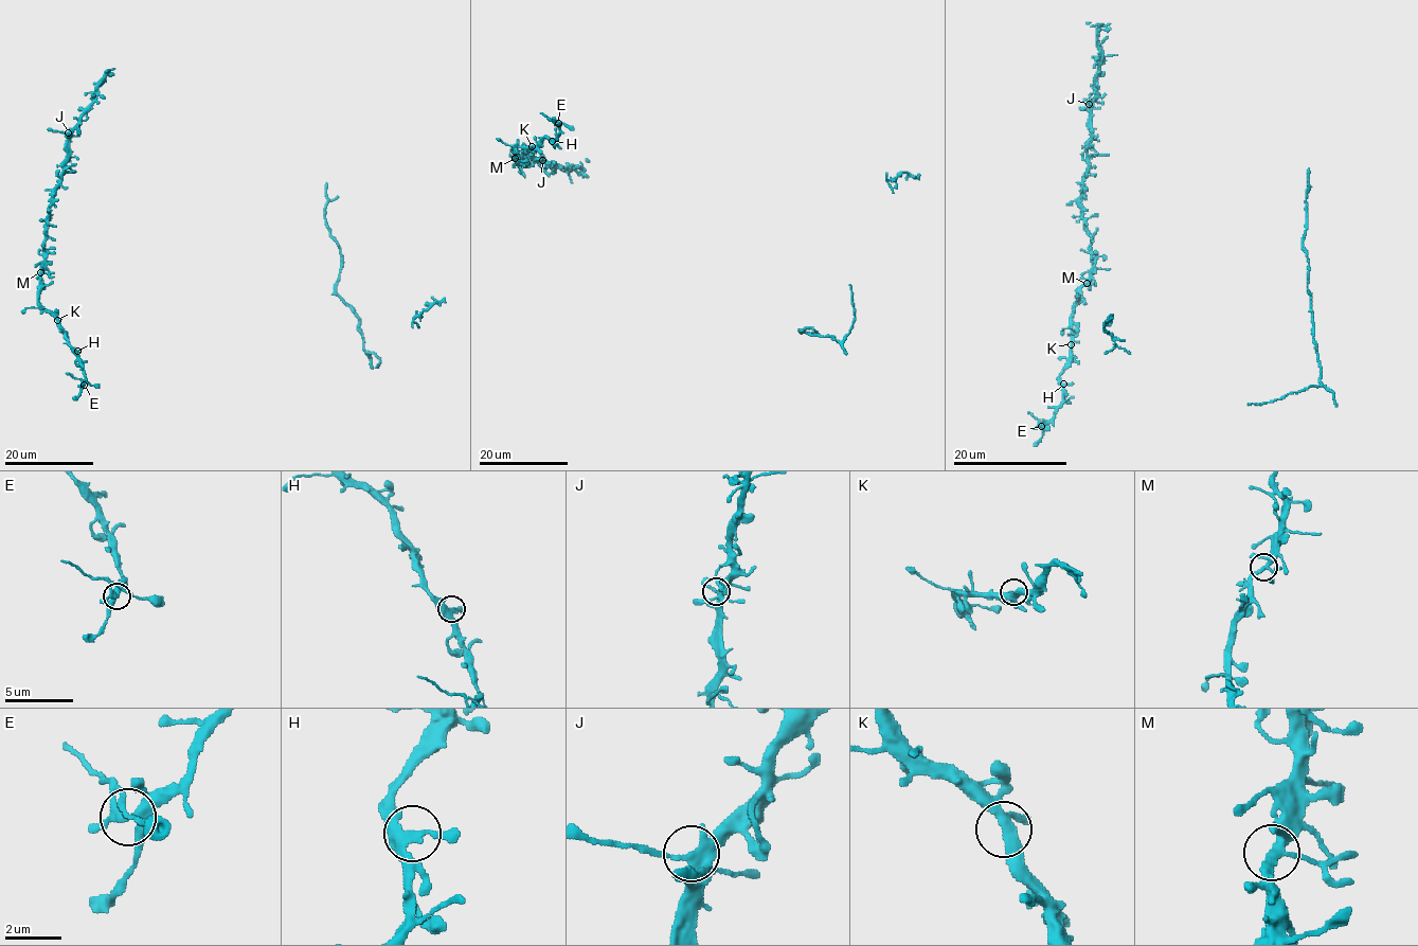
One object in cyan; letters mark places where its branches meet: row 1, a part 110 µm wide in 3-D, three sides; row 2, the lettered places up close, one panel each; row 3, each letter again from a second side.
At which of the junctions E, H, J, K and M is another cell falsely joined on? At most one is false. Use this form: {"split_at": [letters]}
{"split_at": ["E"]}

